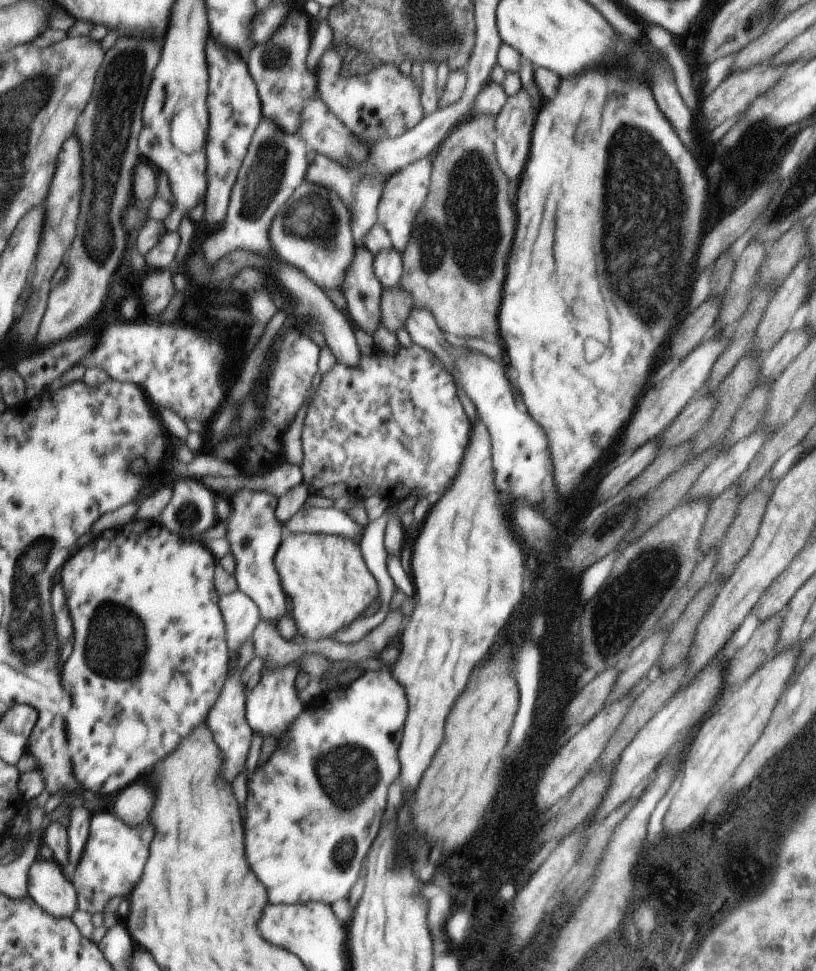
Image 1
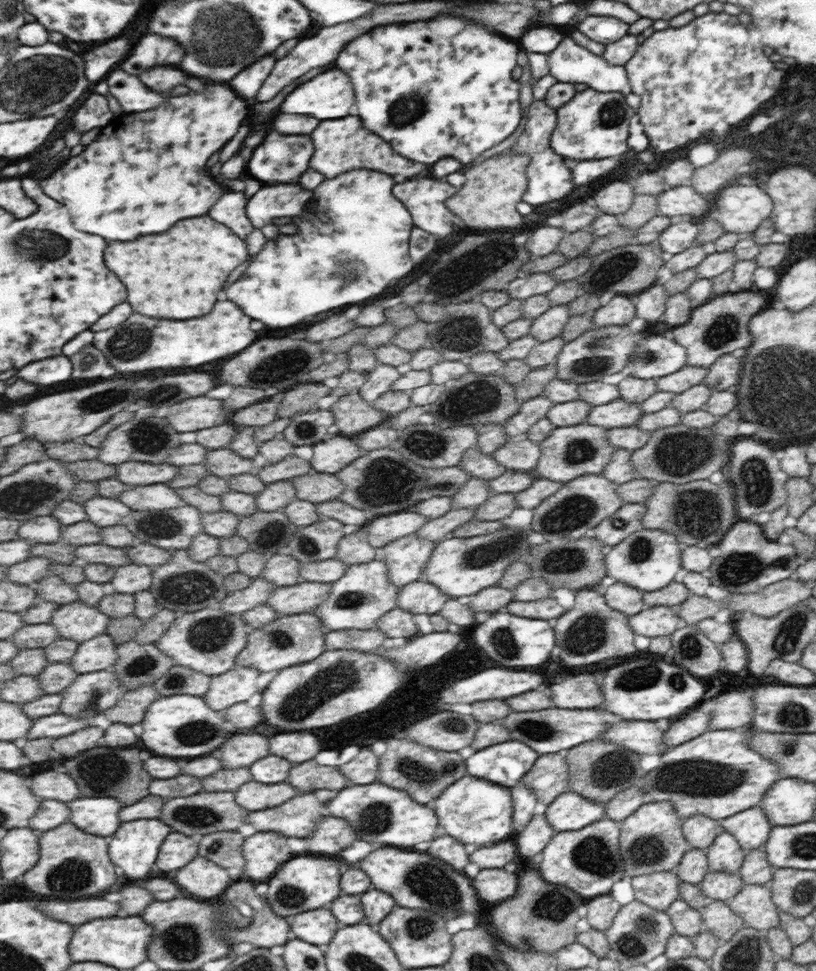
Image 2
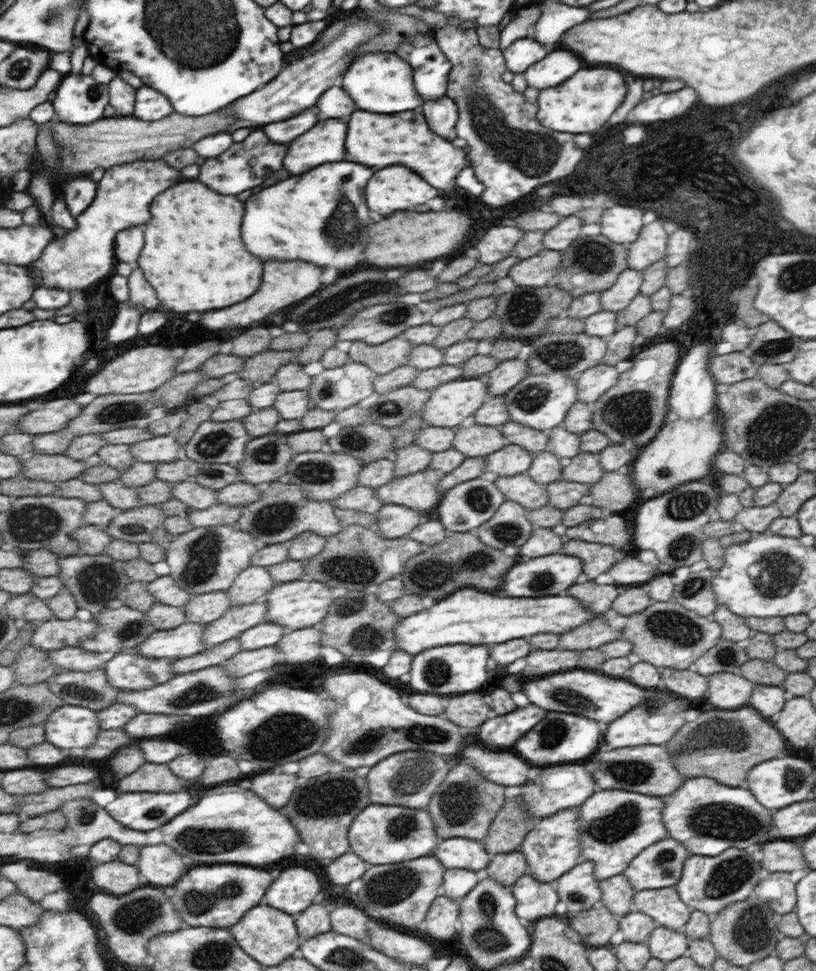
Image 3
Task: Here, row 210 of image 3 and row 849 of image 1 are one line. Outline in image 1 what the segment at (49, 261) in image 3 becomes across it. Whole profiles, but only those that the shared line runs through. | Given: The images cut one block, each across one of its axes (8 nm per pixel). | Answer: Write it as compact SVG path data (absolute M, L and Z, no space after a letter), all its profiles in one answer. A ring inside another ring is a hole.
M99 814L93 816L90 825L91 836L85 846L85 854L81 857L81 864L71 872L69 880L78 894L78 908L81 911L106 911L108 902L115 897L129 898L131 890L137 886L145 872L145 862L149 860L149 848L153 842L153 826L143 828L129 828L113 814Z

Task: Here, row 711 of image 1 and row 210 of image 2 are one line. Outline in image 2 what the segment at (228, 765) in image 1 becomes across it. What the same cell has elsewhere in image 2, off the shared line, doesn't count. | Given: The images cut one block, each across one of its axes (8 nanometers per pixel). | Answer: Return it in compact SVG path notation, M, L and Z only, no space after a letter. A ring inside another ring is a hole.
M229 192L225 194L217 206L213 206L211 216L225 224L231 226L233 232L237 232L237 236L241 236L243 240L249 238L249 234L255 230L252 220L247 216L245 208L247 208L247 196L243 192Z

